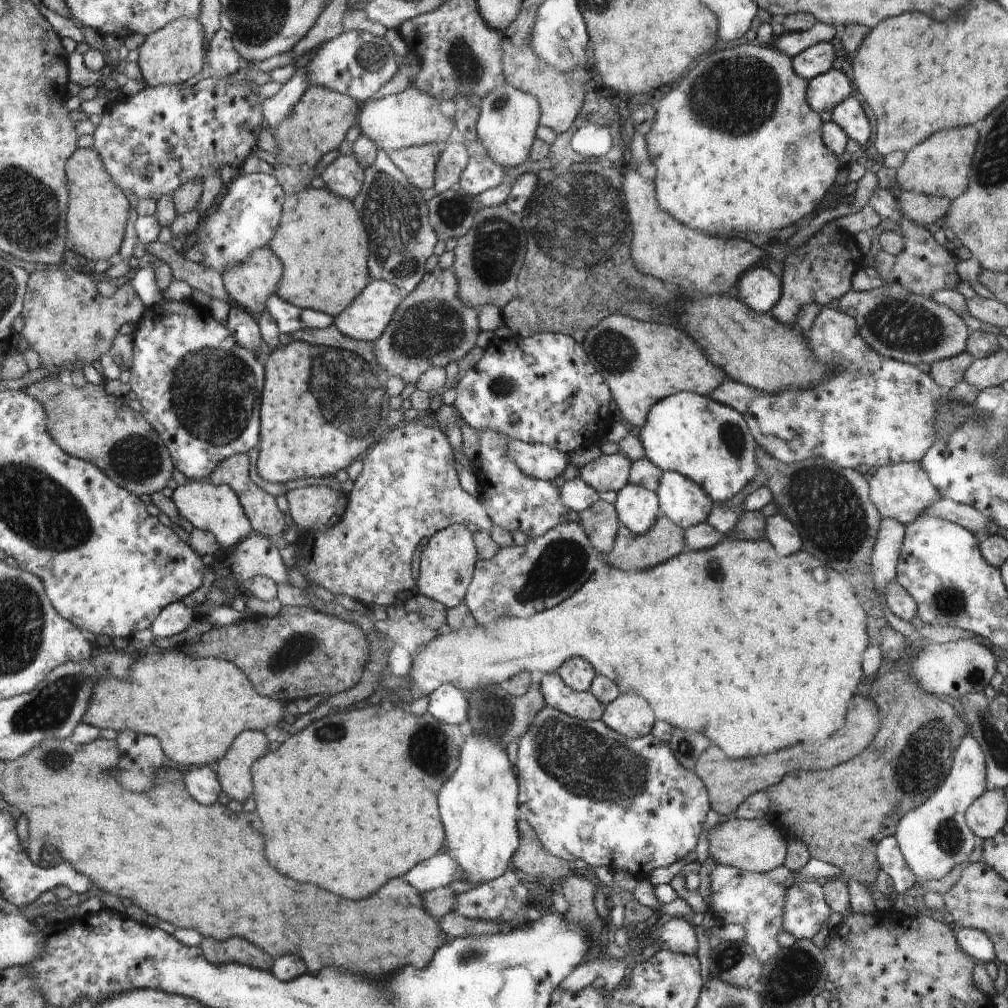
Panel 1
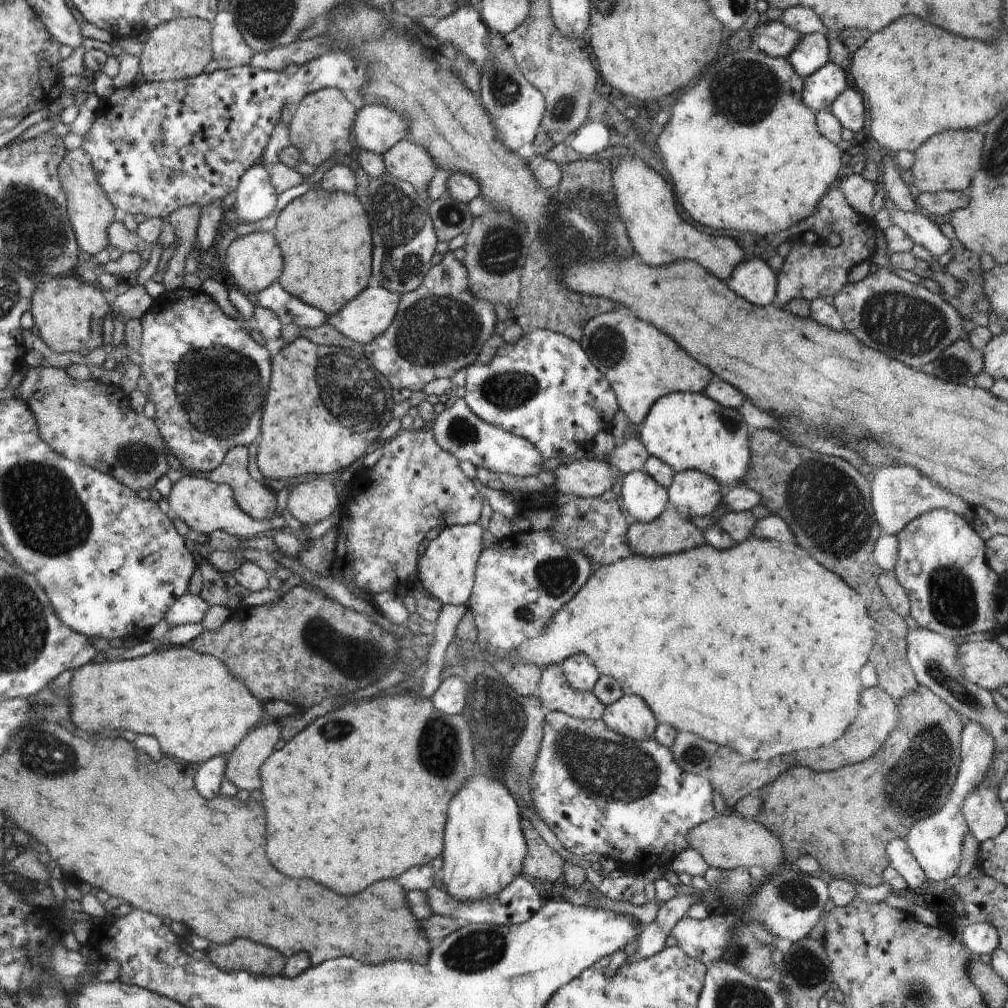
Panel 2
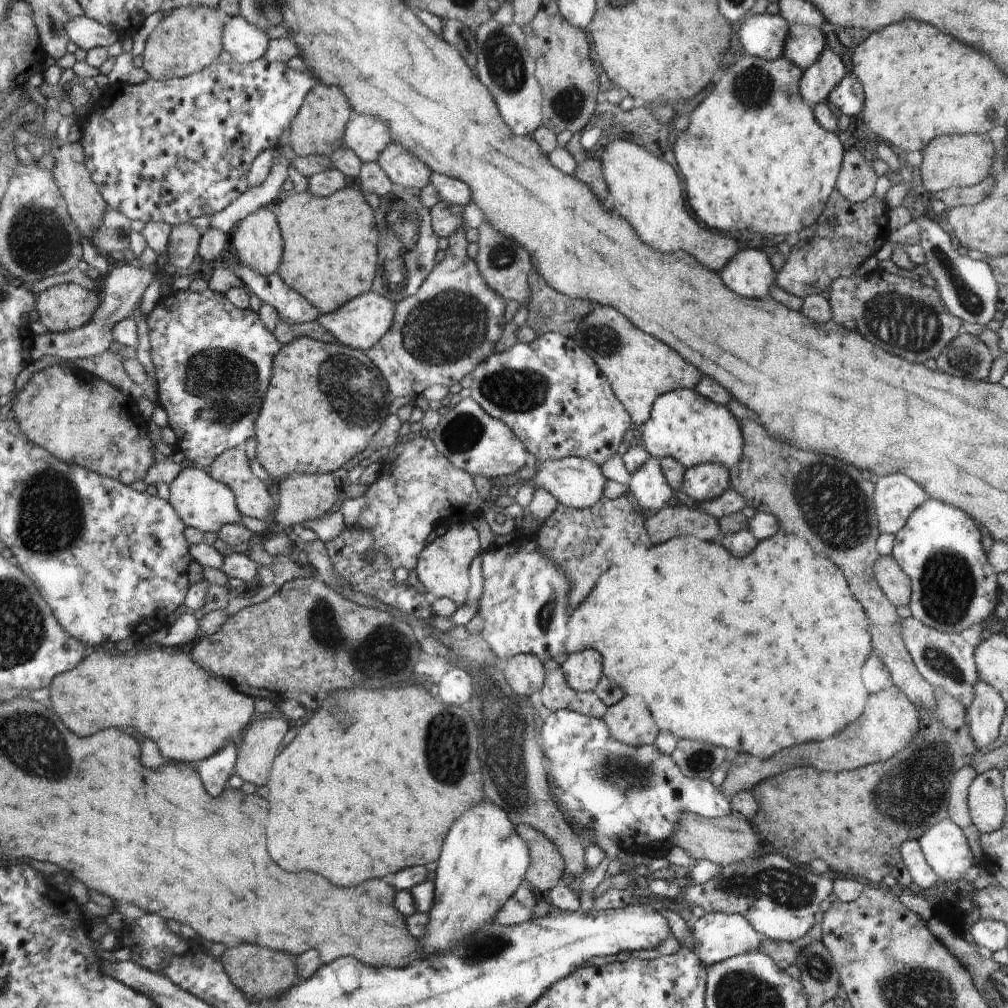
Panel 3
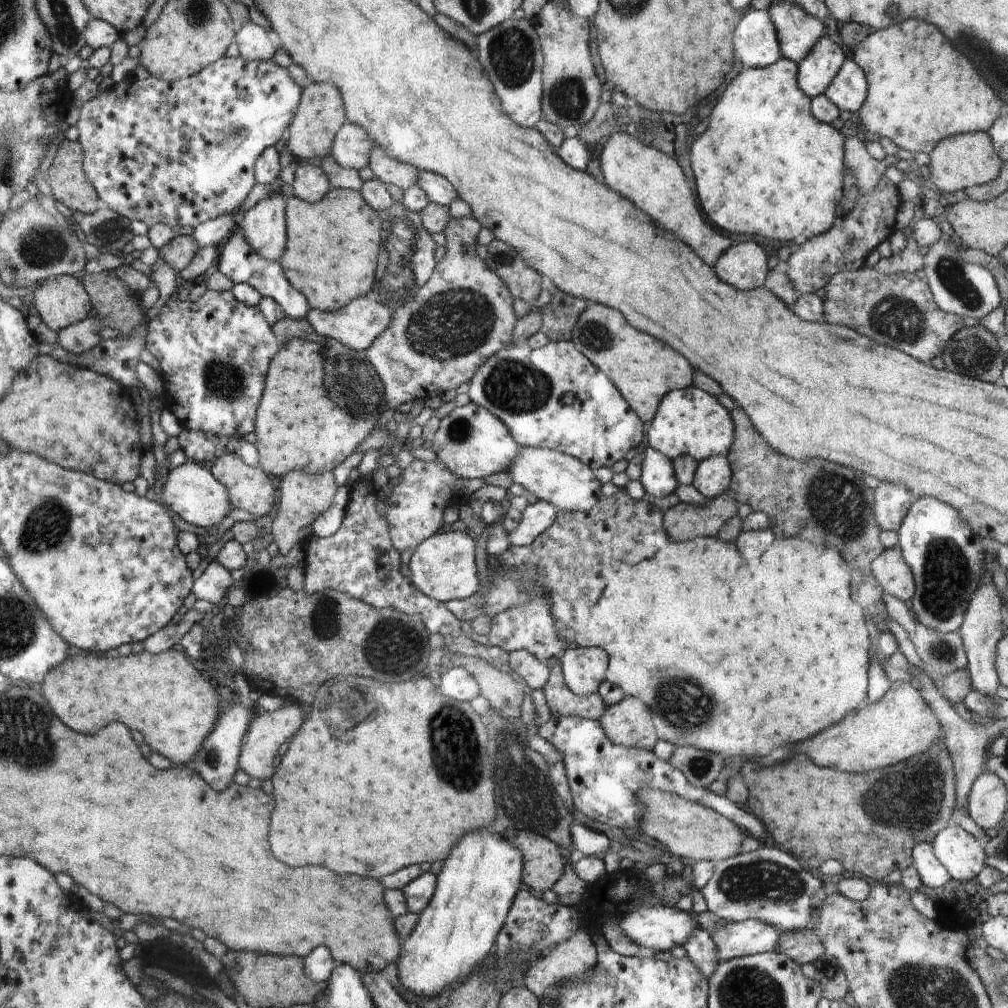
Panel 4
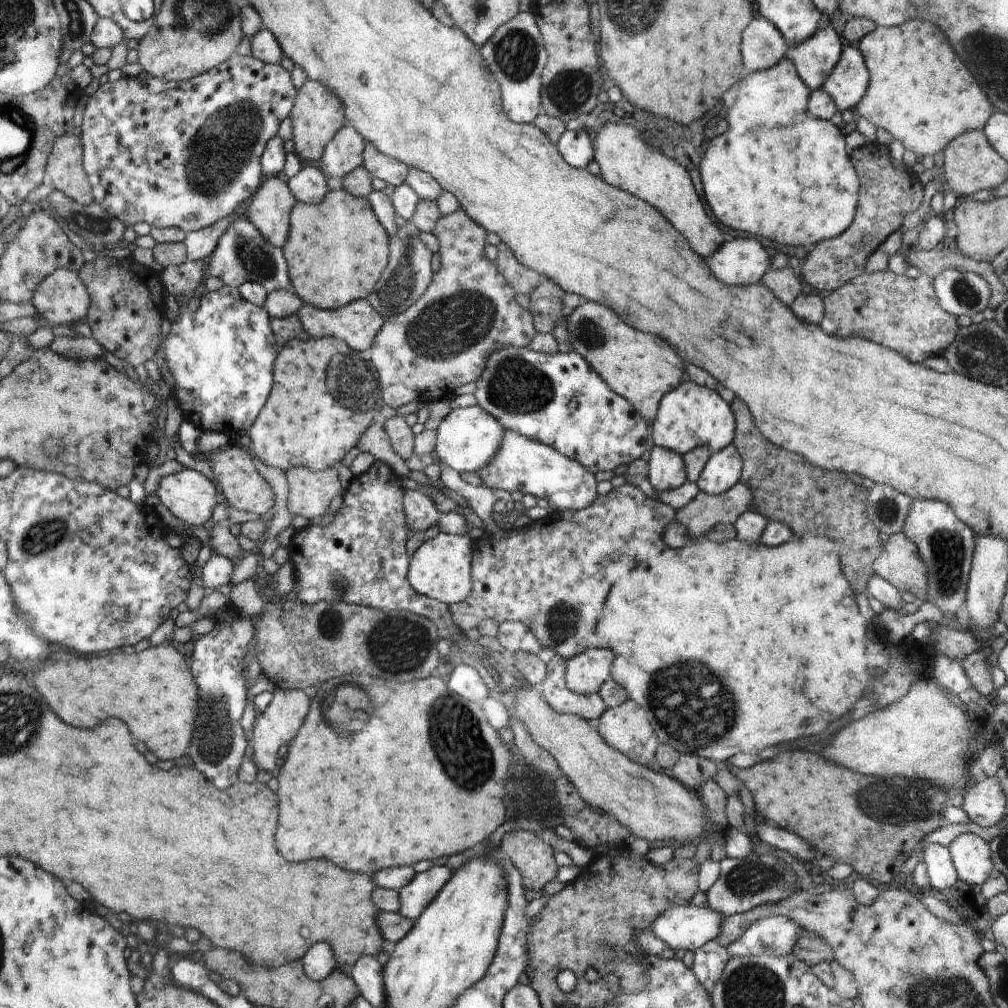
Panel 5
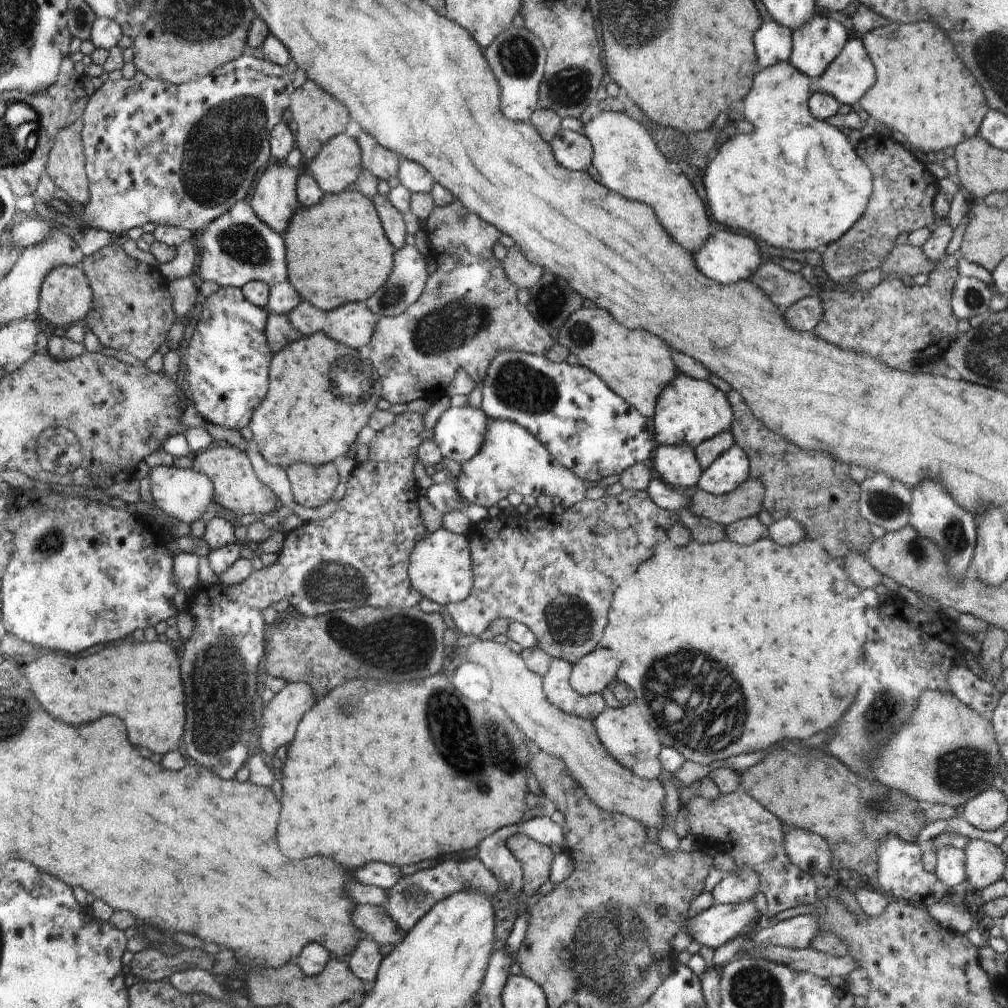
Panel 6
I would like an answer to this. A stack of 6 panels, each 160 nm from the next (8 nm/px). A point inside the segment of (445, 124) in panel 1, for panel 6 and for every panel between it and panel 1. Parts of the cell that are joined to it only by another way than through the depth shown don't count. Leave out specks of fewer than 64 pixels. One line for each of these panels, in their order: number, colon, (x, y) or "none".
2: (377, 128)
3: (367, 136)
4: (353, 146)
5: (344, 154)
6: (337, 166)

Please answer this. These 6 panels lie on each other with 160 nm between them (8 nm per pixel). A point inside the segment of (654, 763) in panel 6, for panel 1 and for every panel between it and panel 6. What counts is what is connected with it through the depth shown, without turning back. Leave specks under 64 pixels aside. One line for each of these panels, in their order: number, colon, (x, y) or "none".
1: (629, 714)
2: (630, 716)
3: (629, 721)
4: (629, 723)
5: (626, 728)

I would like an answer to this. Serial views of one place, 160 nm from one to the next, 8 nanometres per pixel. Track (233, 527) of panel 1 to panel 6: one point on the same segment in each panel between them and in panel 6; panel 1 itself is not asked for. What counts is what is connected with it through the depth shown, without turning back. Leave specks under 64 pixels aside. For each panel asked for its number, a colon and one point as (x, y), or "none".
2: (205, 506)
3: (203, 503)
4: (191, 492)
5: (189, 495)
6: (182, 494)

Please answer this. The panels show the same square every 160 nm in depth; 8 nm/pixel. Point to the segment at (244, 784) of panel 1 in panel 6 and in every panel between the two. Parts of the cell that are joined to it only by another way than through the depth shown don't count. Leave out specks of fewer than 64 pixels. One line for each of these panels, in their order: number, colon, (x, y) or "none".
2: (244, 762)
3: (259, 746)
4: (269, 730)
5: (278, 724)
6: (279, 717)

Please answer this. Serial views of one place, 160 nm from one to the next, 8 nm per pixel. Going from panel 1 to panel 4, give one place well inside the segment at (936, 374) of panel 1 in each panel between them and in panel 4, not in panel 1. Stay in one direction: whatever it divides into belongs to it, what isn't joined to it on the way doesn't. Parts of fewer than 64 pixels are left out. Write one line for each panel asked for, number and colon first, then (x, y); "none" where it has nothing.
2: (960, 362)
3: (966, 356)
4: (973, 351)

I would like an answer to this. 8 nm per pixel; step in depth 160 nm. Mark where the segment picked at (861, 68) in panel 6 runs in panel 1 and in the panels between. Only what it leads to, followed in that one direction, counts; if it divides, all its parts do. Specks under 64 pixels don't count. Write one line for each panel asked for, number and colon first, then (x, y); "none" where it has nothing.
1: (849, 115)
2: (848, 107)
3: (849, 98)
4: (848, 92)
5: (847, 84)

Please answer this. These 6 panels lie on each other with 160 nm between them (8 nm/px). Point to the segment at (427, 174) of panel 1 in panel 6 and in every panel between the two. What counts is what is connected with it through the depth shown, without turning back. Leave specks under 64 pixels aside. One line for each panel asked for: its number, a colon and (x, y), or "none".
2: (408, 161)
3: (401, 167)
4: (390, 171)
5: (392, 171)
6: (384, 164)

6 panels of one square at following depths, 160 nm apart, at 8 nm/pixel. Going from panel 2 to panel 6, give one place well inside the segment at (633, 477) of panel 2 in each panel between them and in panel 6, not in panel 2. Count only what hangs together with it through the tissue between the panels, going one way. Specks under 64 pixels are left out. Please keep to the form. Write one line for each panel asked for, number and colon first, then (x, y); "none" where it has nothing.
3: (648, 489)
4: (657, 477)
5: (666, 471)
6: (677, 465)

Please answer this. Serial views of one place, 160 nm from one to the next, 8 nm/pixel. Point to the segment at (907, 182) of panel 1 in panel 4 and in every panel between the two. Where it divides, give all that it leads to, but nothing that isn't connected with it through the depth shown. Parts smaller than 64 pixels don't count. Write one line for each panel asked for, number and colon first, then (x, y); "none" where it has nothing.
2: (948, 161)
3: (949, 161)
4: (958, 162)

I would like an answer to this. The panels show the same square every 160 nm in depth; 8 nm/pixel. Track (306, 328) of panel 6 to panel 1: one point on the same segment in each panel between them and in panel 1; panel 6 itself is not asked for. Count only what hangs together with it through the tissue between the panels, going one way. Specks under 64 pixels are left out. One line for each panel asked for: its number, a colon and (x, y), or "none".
1: (371, 312)
2: (370, 314)
3: (359, 324)
4: (359, 325)
5: (358, 324)

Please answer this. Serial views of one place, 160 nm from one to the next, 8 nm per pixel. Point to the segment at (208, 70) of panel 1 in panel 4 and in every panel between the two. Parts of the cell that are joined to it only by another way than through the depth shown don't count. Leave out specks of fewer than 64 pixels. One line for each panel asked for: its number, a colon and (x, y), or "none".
2: (231, 50)
3: (245, 43)
4: (255, 43)

